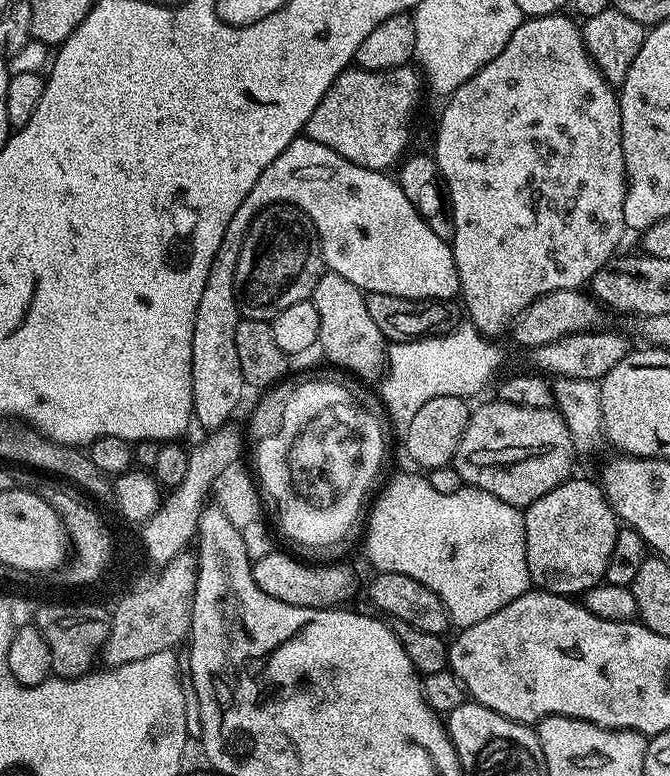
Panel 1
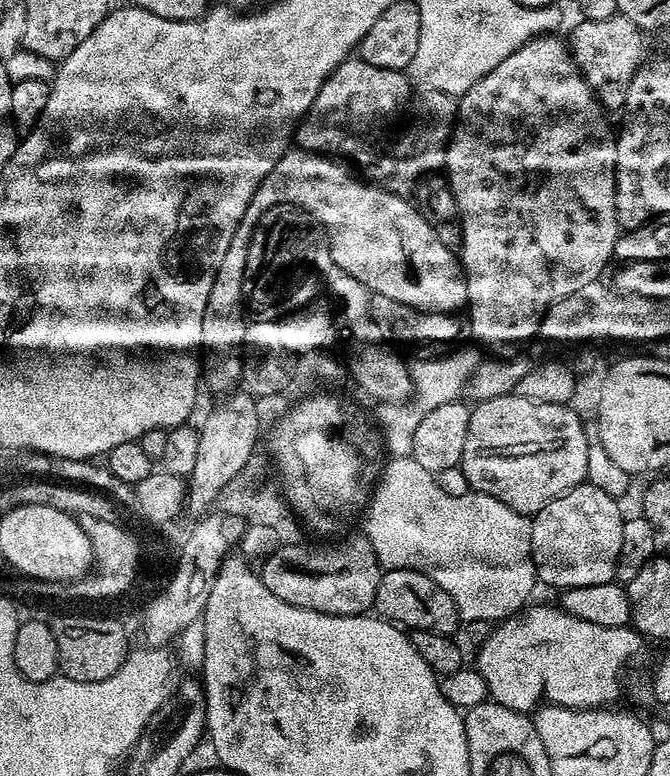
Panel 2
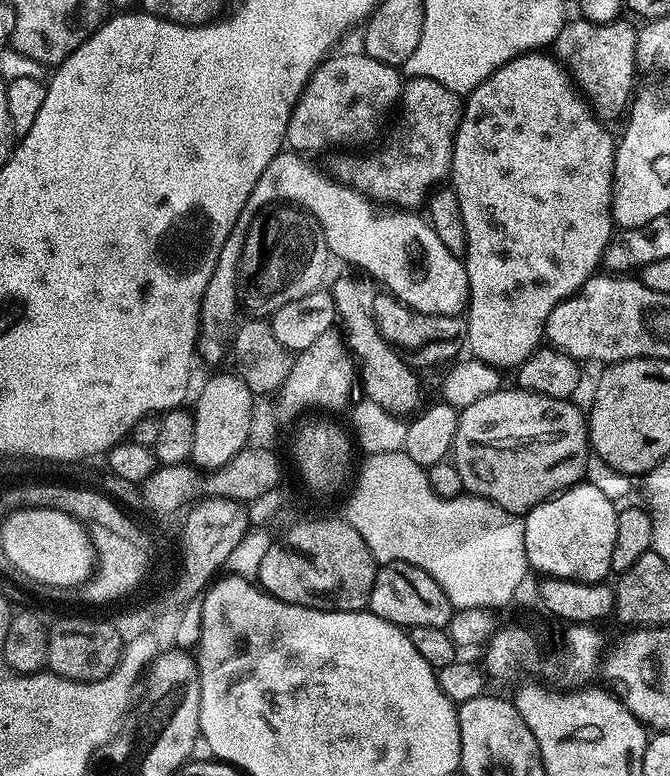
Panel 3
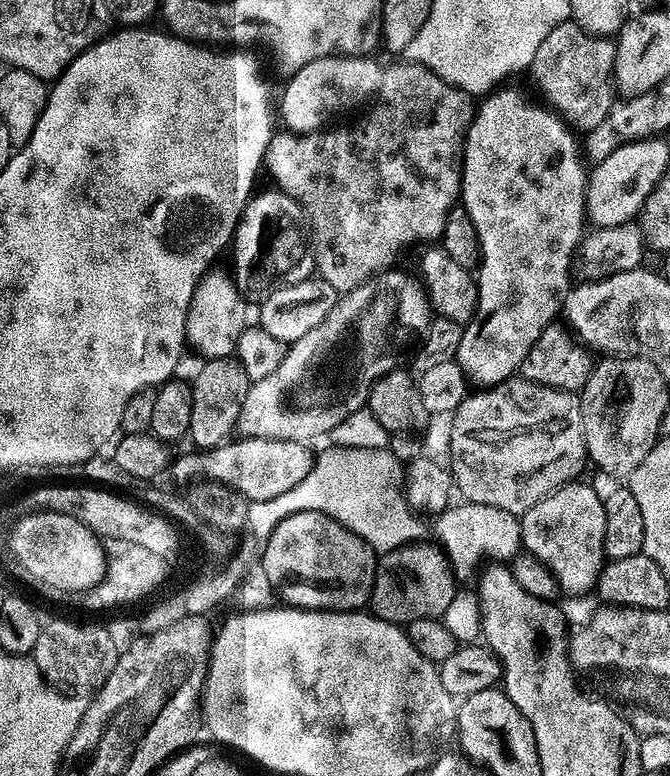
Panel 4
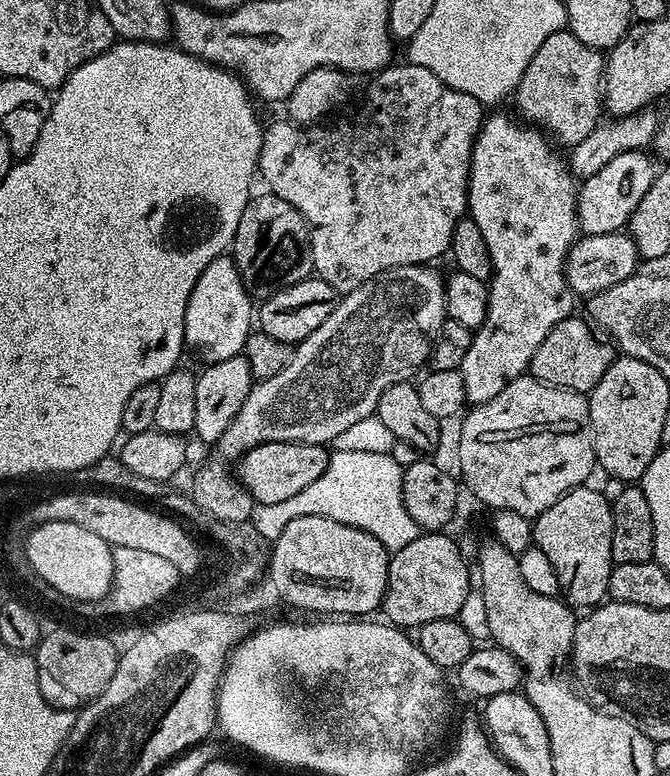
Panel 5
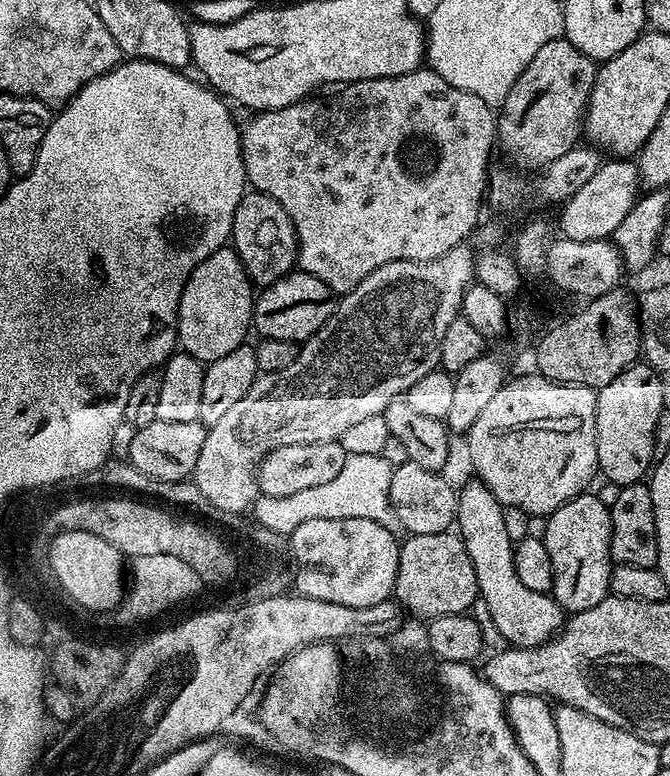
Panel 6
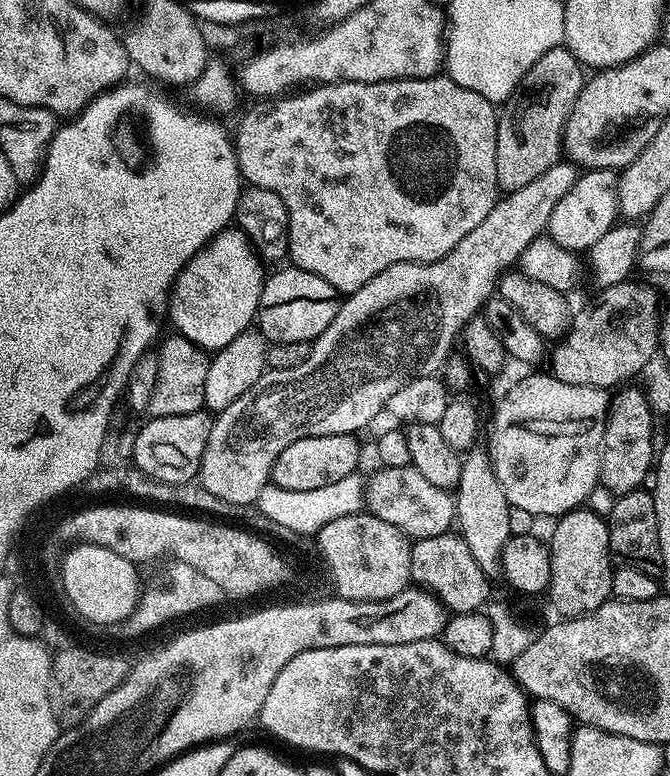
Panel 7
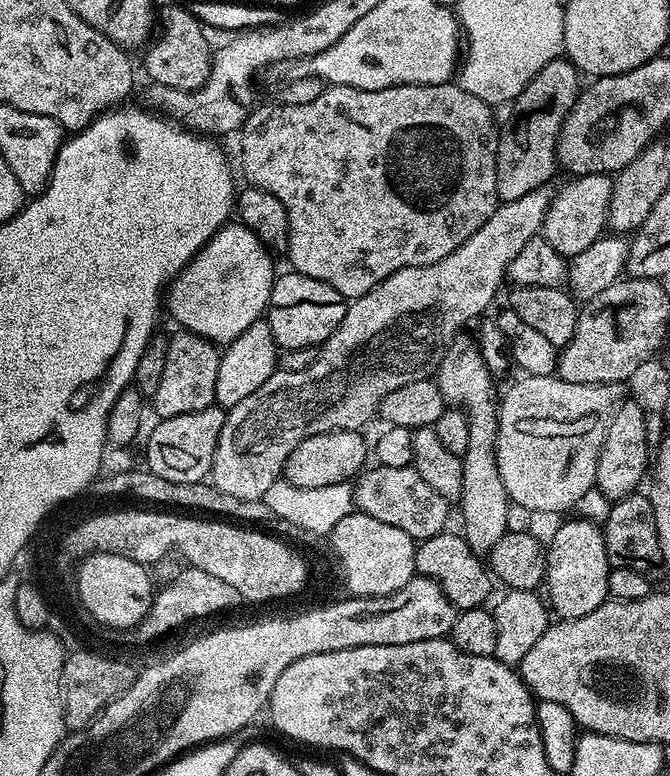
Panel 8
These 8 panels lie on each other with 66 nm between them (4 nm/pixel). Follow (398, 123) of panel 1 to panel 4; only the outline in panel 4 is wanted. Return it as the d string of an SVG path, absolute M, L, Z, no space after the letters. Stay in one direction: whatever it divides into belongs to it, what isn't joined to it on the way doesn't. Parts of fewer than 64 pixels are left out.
M343 54L319 56L314 62L306 62L306 66L295 69L289 75L292 77L284 93L278 96L278 116L283 127L297 136L307 136L331 125L335 116L344 116L362 107L371 96L373 99L384 82L384 68L368 59L372 58Z

